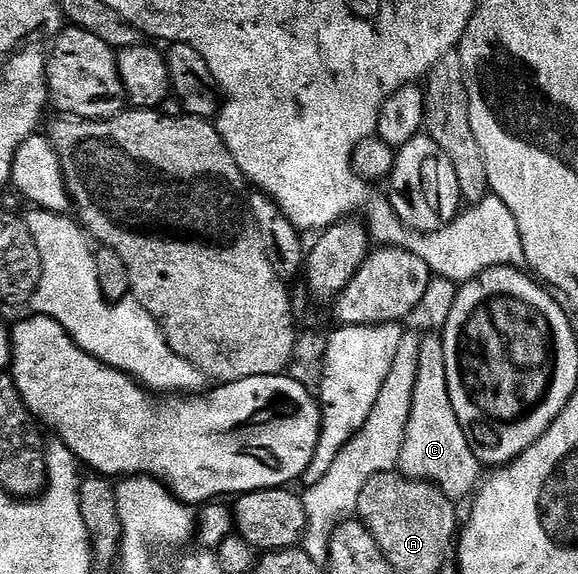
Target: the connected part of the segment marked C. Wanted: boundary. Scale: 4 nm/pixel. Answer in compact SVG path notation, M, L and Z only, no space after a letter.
M428 335L420 342L418 380L414 383L414 403L403 439L399 470L405 476L439 486L448 497L459 501L479 486L482 466L474 455L450 399L446 383L446 351L440 335Z

